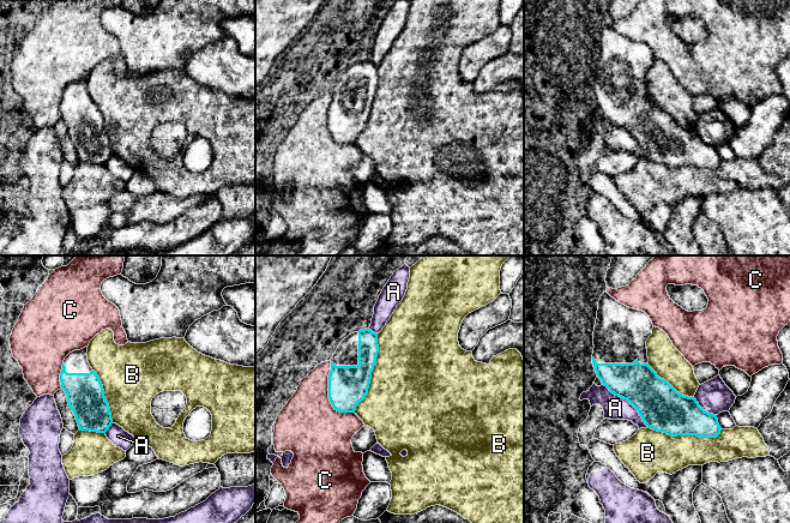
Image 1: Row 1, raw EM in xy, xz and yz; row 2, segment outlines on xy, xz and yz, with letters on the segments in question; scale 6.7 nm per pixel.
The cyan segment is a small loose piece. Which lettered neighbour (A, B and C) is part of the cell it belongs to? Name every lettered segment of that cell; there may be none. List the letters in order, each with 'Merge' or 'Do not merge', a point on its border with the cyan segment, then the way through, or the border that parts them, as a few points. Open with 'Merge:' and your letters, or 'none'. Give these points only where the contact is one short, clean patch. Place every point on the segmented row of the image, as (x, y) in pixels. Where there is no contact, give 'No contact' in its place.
Merge: none
A: Do not merge. Touches cyan at yz (628, 401)
B: Do not merge. Touches cyan at xz (371, 373)
C: Do not merge. Touches cyan at xz (329, 395). Boundary: xz (330, 362), (329, 401), (339, 412), (354, 413)

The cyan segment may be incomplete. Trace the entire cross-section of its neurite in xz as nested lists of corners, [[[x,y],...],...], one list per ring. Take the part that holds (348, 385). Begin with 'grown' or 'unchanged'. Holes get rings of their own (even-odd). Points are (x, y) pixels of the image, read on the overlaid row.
grown; [[[360,330],[344,338],[331,359],[328,398],[339,413],[355,413],[369,389],[379,353],[378,333]]]

